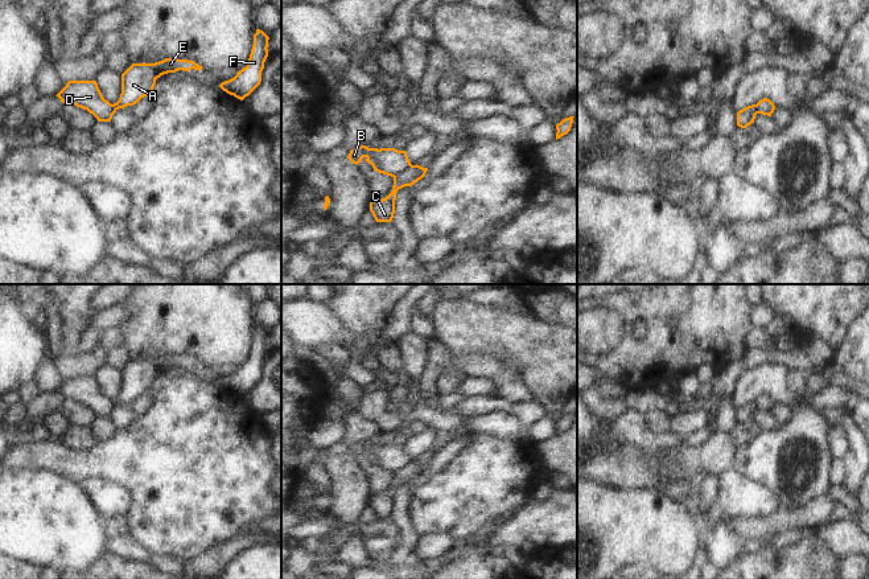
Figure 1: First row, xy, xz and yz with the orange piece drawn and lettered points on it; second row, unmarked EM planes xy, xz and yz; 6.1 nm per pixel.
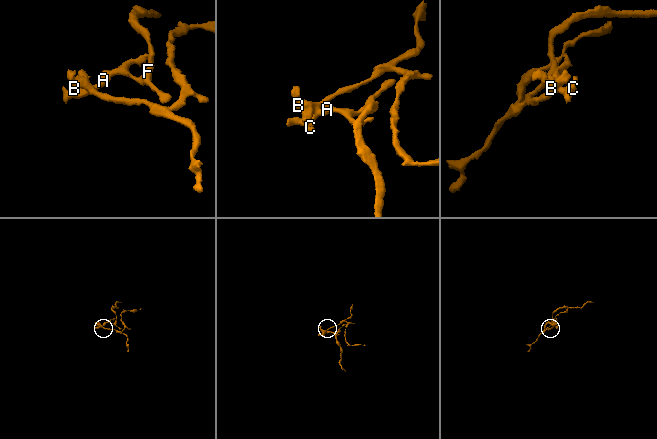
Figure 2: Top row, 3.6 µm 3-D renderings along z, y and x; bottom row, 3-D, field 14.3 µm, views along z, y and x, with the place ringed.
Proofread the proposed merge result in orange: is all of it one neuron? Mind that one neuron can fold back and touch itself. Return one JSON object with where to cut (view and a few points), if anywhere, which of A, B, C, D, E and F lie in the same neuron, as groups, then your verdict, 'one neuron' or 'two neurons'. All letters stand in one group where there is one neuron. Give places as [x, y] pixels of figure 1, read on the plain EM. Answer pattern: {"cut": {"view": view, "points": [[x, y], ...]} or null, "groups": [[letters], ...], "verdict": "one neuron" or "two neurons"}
{"cut": {"view": "xz", "points": [[412, 462], [394, 473]]}, "groups": [["A", "C", "E", "F"], ["B", "D"]], "verdict": "two neurons"}

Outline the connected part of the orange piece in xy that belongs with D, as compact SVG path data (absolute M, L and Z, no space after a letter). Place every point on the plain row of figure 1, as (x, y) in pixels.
M69 377L55 393L62 399L87 406L98 418L111 418L116 408L116 405L103 394L96 377Z

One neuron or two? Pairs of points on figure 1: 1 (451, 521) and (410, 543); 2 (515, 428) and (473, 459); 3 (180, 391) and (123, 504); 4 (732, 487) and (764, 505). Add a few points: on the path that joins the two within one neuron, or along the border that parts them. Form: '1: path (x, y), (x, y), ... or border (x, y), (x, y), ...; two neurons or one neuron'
1: border (411, 505), (411, 521), (421, 536); two neurons
2: border (472, 432), (491, 432), (518, 442); two neurons
3: border (101, 479), (131, 492), (134, 505), (128, 517); two neurons
4: path (740, 495), (756, 500); one neuron

